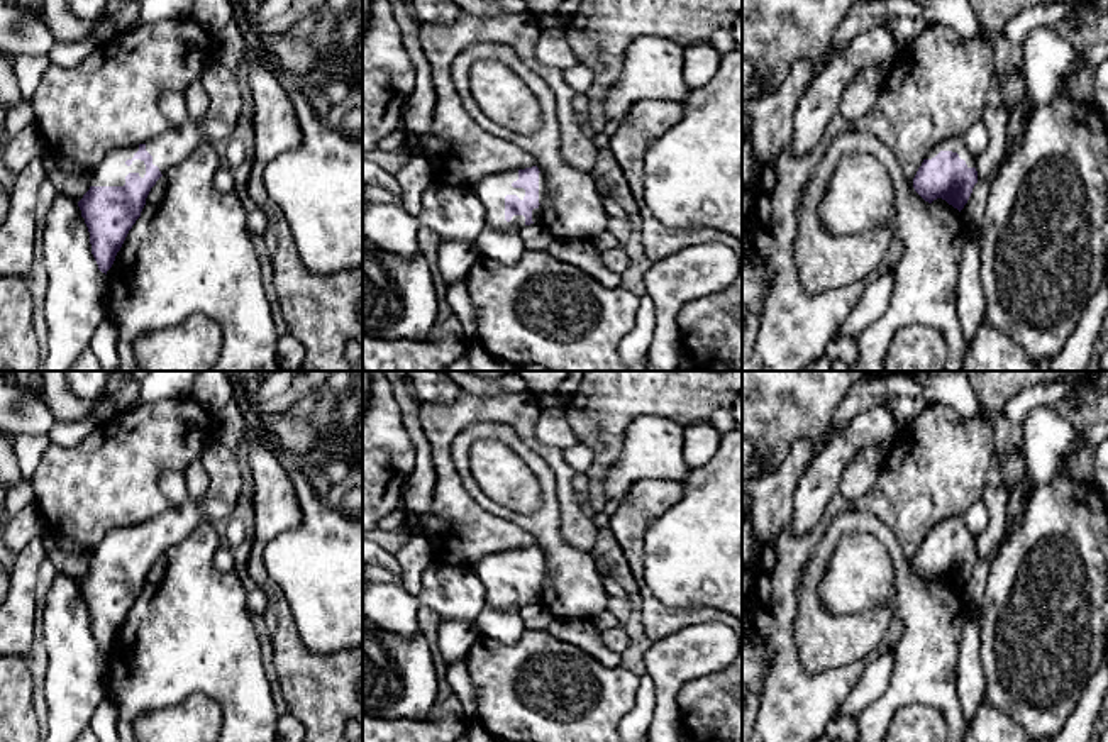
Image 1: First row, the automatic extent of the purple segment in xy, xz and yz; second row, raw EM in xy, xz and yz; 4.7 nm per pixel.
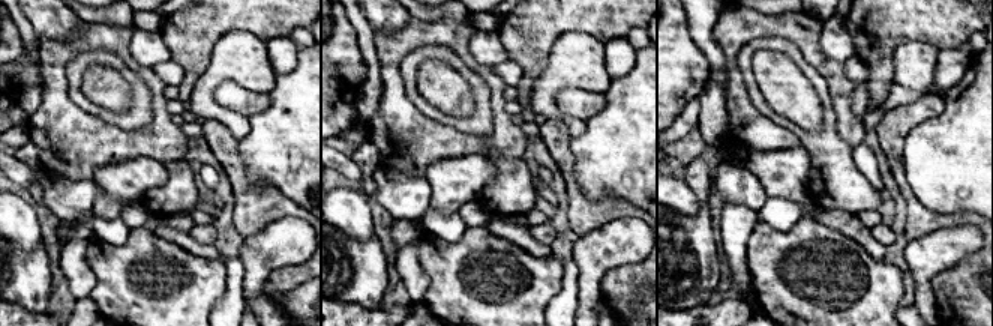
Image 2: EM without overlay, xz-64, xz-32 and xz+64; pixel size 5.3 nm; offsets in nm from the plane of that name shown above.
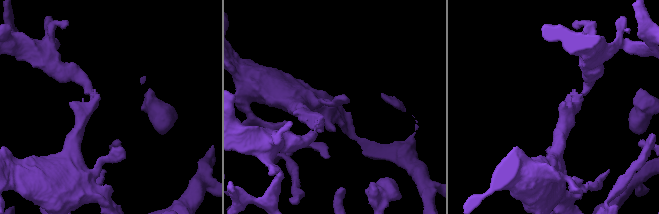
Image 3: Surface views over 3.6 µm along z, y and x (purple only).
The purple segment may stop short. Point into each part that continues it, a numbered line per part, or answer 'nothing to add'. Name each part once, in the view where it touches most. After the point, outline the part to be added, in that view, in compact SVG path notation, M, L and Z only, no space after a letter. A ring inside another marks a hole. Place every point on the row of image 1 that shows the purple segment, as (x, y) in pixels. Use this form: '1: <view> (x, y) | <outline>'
1: xy (112, 170) | M139 146L124 147L119 152L108 152L97 168L91 169L90 186L124 186L129 173L146 174L146 164L136 159Z

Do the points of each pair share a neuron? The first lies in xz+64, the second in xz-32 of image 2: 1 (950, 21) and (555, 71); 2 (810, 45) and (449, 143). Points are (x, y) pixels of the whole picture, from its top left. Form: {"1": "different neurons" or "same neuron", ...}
{"1": "different neurons", "2": "same neuron"}

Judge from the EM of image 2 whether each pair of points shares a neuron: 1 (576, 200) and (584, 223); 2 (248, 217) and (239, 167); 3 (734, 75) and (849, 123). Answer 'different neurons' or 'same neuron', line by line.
1: same neuron
2: same neuron
3: same neuron

